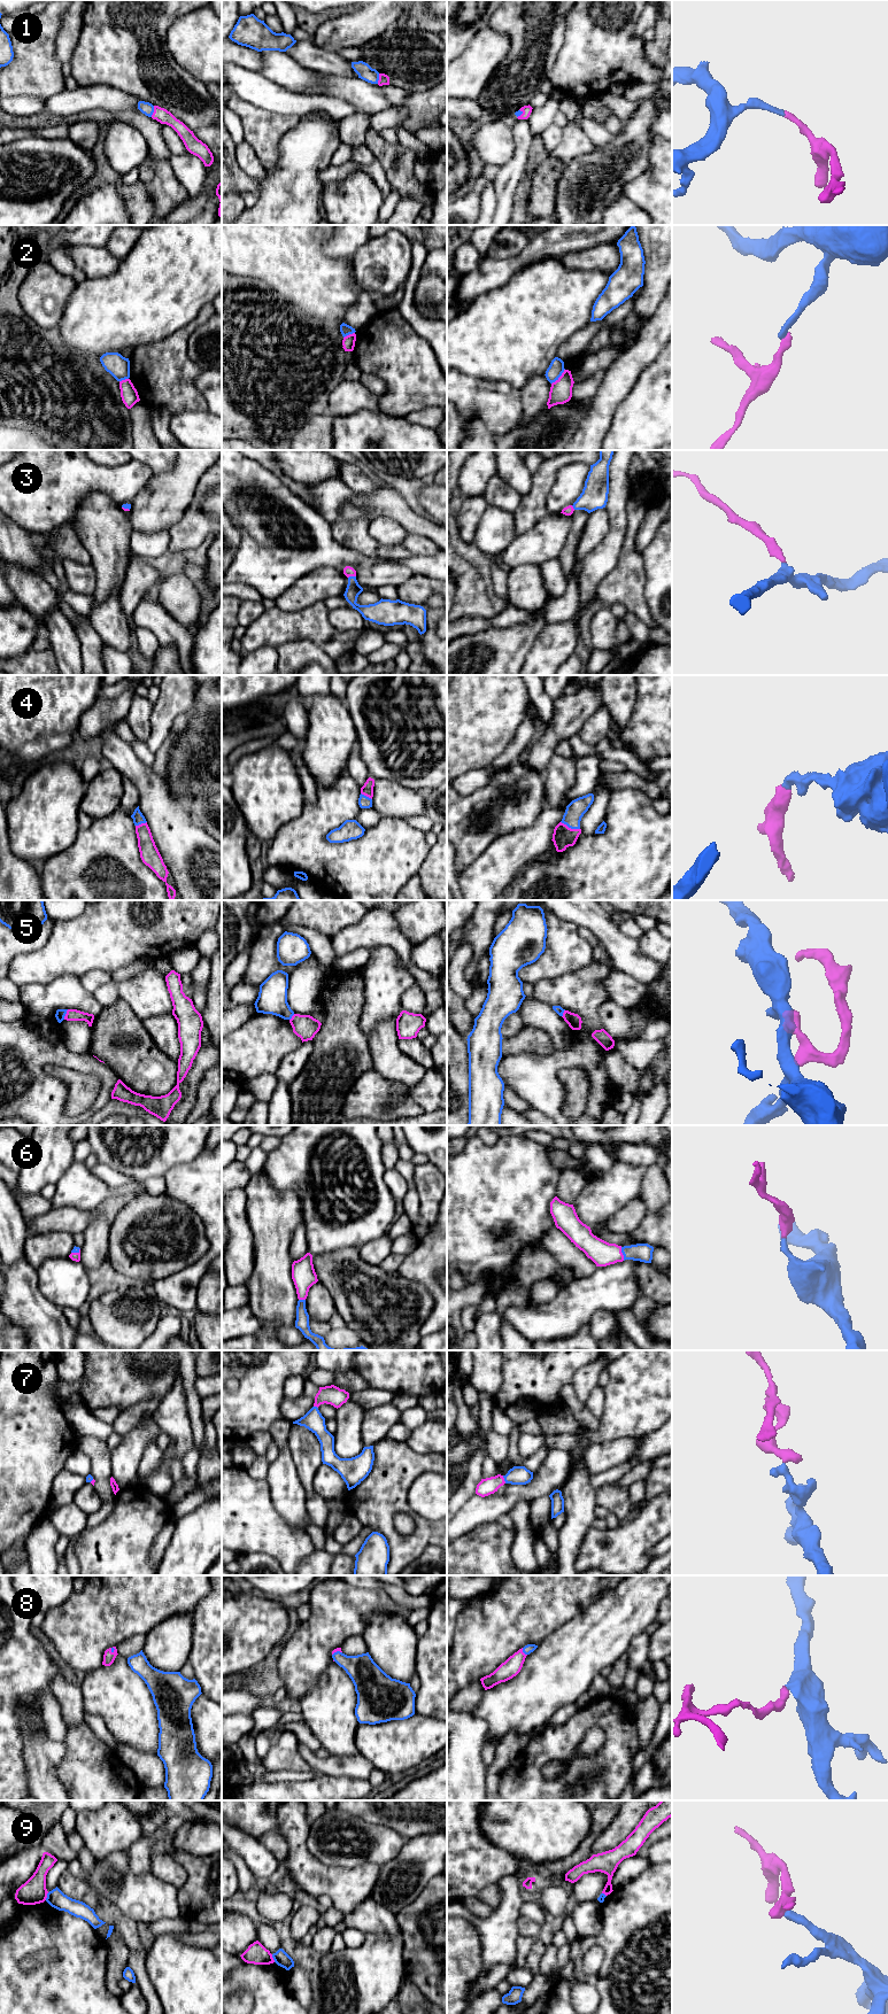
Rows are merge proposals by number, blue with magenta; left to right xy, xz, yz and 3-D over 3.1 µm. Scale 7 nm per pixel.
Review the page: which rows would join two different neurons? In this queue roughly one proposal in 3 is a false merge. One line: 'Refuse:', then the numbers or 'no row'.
Refuse: 2, 5, 9

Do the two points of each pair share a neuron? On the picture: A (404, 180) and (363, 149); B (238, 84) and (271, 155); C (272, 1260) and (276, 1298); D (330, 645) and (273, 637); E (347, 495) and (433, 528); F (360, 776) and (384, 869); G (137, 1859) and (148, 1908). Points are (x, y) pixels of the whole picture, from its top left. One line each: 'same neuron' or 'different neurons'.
A: different neurons
B: different neurons
C: same neuron
D: same neuron
E: same neuron
F: different neurons
G: different neurons

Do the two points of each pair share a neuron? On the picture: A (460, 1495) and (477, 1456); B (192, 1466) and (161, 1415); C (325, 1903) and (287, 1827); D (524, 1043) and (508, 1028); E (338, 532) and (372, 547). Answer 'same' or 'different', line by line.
A: same
B: different
C: different
D: different
E: same

